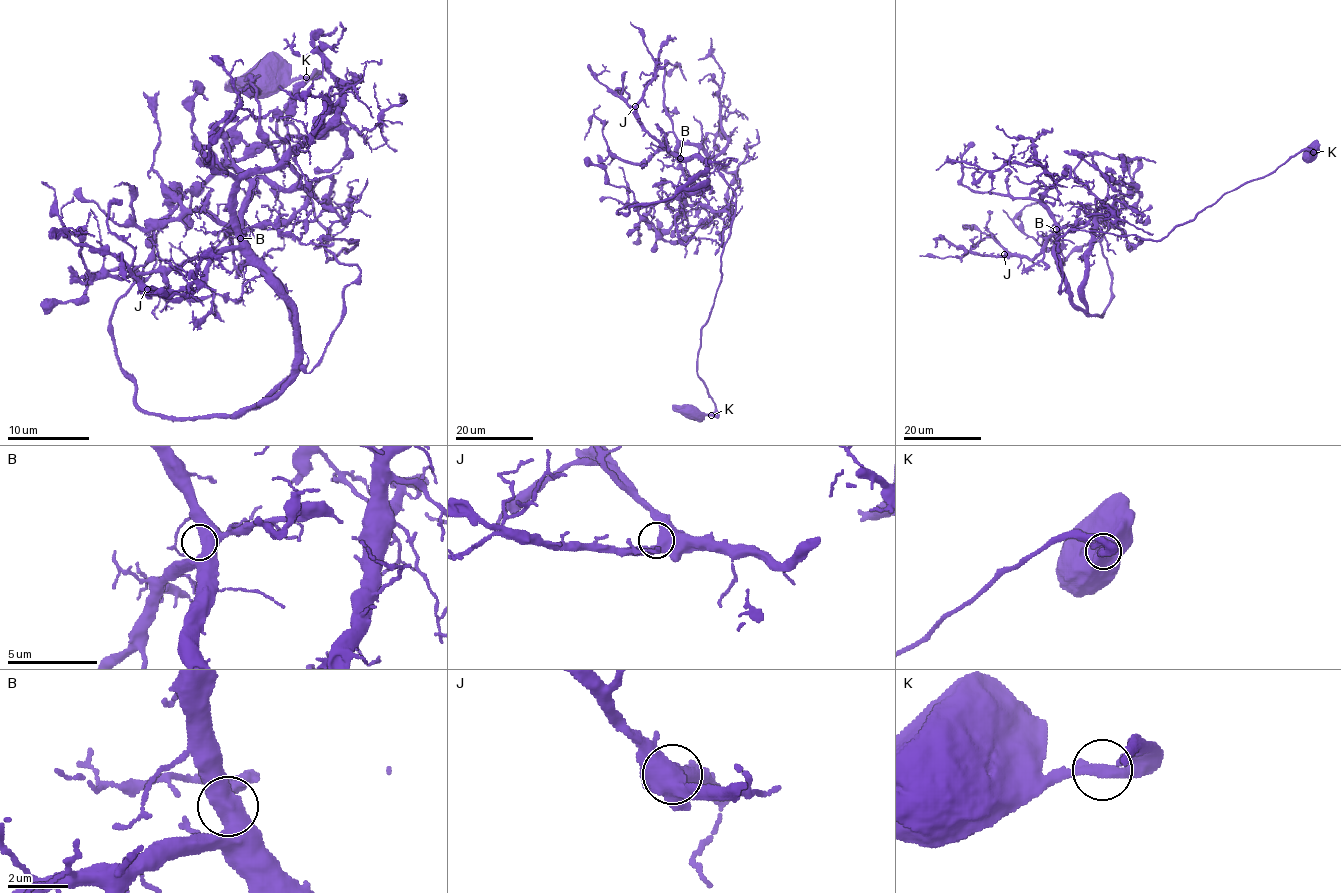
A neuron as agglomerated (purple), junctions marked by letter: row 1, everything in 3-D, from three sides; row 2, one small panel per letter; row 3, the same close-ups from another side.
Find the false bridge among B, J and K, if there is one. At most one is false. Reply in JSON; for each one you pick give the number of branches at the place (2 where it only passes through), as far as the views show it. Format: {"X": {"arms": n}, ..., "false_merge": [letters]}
{"false_merge": []}

